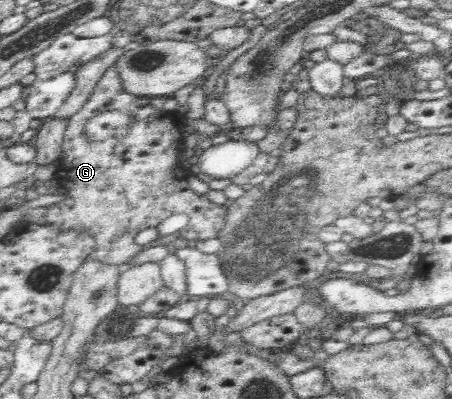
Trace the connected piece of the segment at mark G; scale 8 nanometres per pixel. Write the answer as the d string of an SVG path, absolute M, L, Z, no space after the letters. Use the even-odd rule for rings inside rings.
M112 65L96 83L84 107L68 121L61 145L63 155L56 166L54 183L66 187L69 196L48 208L42 217L43 224L48 223L54 229L72 229L92 235L95 247L90 258L117 267L127 265L143 250L142 245L134 241L138 232L158 226L172 214L189 216L180 234L199 241L216 238L225 226L228 207L226 204L210 202L205 195L194 193L188 178L180 178L190 175L184 167L180 172L182 164L178 156L179 145L184 142L187 131L185 113L162 112L158 106L151 106L150 97L128 93L118 77L116 65ZM108 110L128 112L133 118L130 130L106 142L88 143L82 137L86 122L92 116Z

